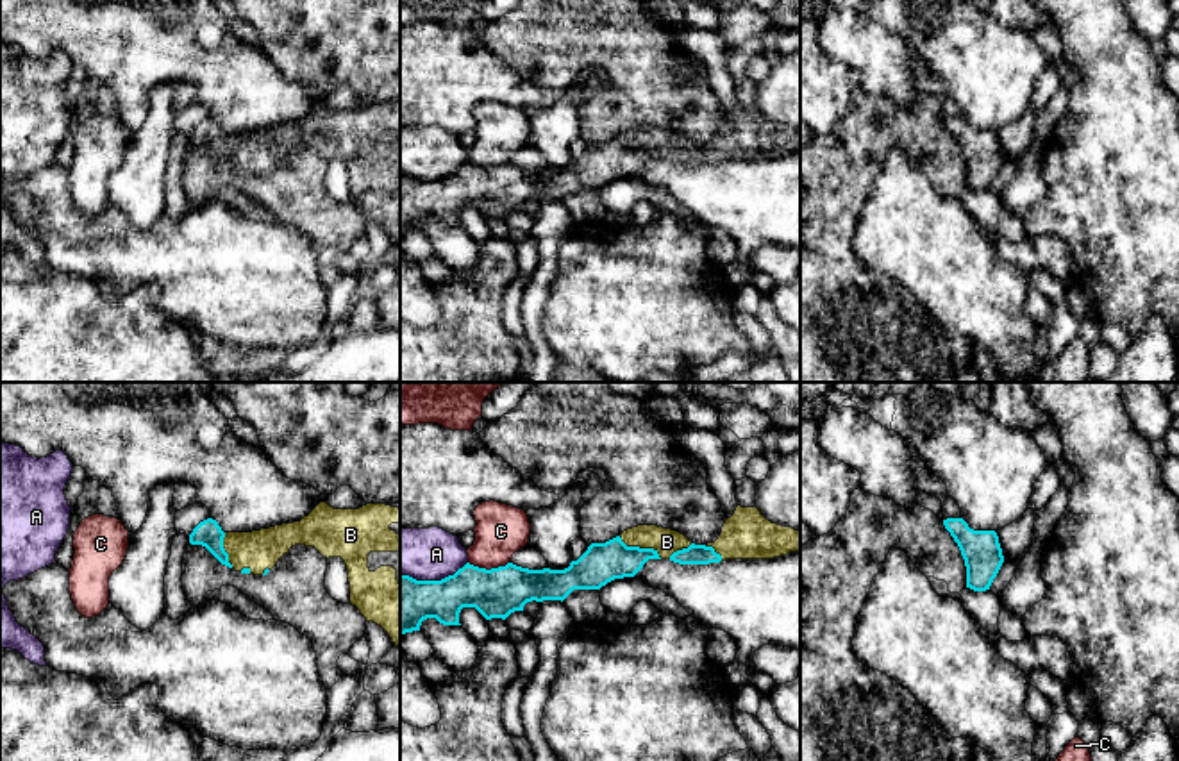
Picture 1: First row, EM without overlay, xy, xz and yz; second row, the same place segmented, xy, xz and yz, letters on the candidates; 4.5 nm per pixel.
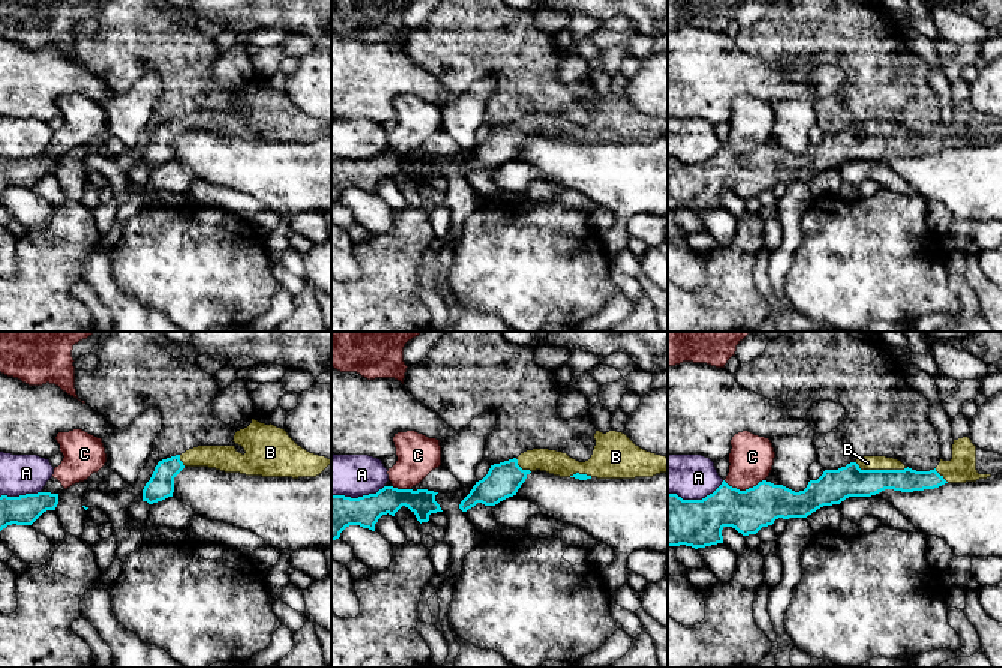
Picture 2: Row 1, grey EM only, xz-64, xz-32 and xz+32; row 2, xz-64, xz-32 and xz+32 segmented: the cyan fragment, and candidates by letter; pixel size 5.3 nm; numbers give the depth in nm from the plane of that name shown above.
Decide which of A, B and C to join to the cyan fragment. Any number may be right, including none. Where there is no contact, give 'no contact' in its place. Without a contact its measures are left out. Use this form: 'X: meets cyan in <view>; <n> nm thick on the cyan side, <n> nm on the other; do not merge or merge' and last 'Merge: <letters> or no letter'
A: meets cyan in xz; 260 nm thick on the cyan side, 240 nm on the other; do not merge
B: meets cyan in xz; 180 nm thick on the cyan side, 120 nm on the other; merge
C: meets cyan in xz; 220 nm thick on the cyan side, 240 nm on the other; do not merge
Merge: B

